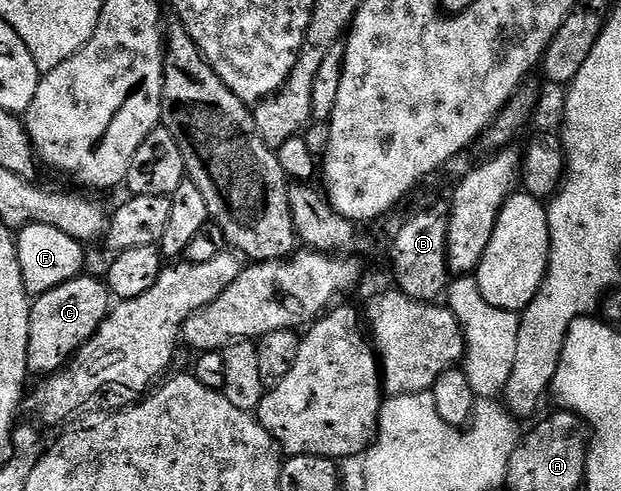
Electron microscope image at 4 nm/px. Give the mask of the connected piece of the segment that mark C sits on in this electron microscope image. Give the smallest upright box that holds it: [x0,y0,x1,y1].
[27,275,111,375]

